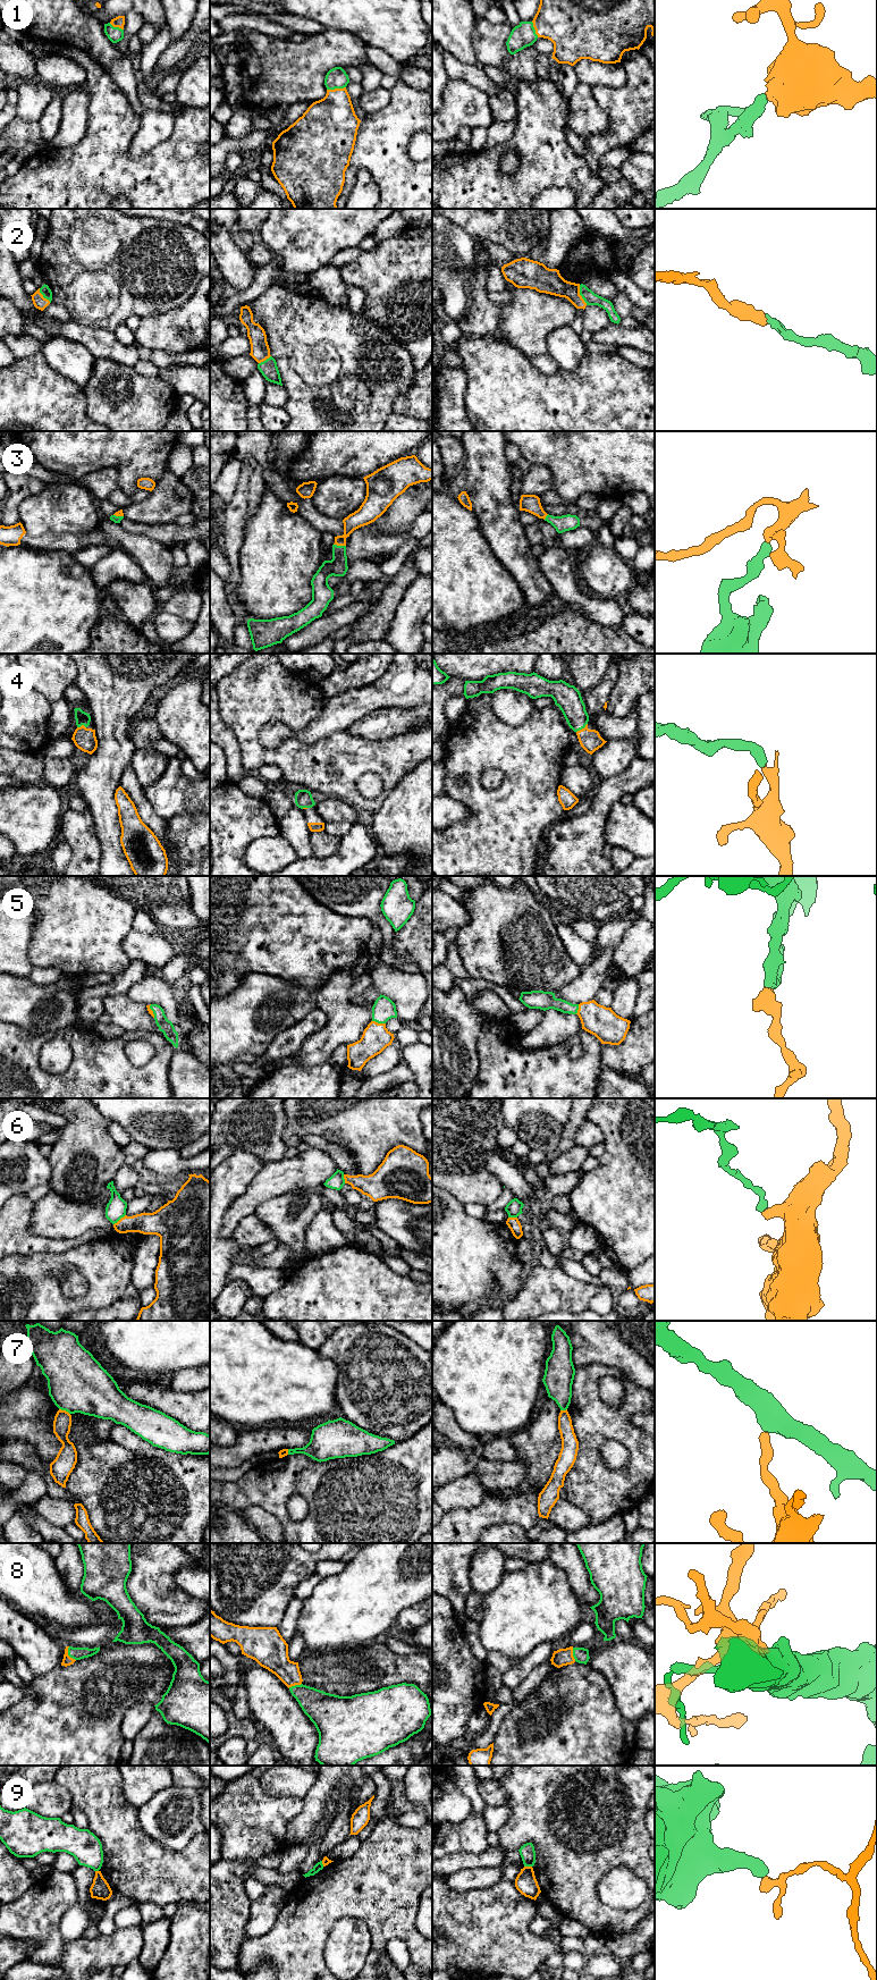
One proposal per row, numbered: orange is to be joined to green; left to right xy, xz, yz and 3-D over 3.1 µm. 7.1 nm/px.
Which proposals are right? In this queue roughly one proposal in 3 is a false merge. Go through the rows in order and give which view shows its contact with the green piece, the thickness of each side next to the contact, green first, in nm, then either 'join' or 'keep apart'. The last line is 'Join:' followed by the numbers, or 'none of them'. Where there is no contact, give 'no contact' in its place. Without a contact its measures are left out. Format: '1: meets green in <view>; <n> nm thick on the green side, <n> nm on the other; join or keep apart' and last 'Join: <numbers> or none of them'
1: meets green in xz; 140 nm thick on the green side, 360 nm on the other; join
2: meets green in yz; 90 nm thick on the green side, 180 nm on the other; join
3: meets green in xz; 140 nm thick on the green side, 120 nm on the other; join
4: meets green in yz; 180 nm thick on the green side, 160 nm on the other; join
5: meets green in xz; 160 nm thick on the green side, 200 nm on the other; join
6: meets green in xy; 140 nm thick on the green side, 160 nm on the other; keep apart
7: meets green in xy; 420 nm thick on the green side, 130 nm on the other; keep apart
8: meets green in xy; 90 nm thick on the green side, 70 nm on the other; join
9: meets green in yz; 110 nm thick on the green side, 160 nm on the other; keep apart
Join: 1, 2, 3, 4, 5, 8

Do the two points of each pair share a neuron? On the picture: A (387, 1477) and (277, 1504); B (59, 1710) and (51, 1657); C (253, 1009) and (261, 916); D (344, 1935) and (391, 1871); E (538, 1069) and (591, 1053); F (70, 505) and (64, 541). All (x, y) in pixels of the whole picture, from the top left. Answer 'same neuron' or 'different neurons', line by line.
A: same neuron
B: different neurons
C: different neurons
D: different neurons
E: same neuron
F: different neurons

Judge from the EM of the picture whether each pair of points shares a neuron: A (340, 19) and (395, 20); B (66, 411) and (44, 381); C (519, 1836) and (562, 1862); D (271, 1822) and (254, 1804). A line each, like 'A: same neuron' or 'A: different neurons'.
A: same neuron
B: same neuron
C: same neuron
D: same neuron

